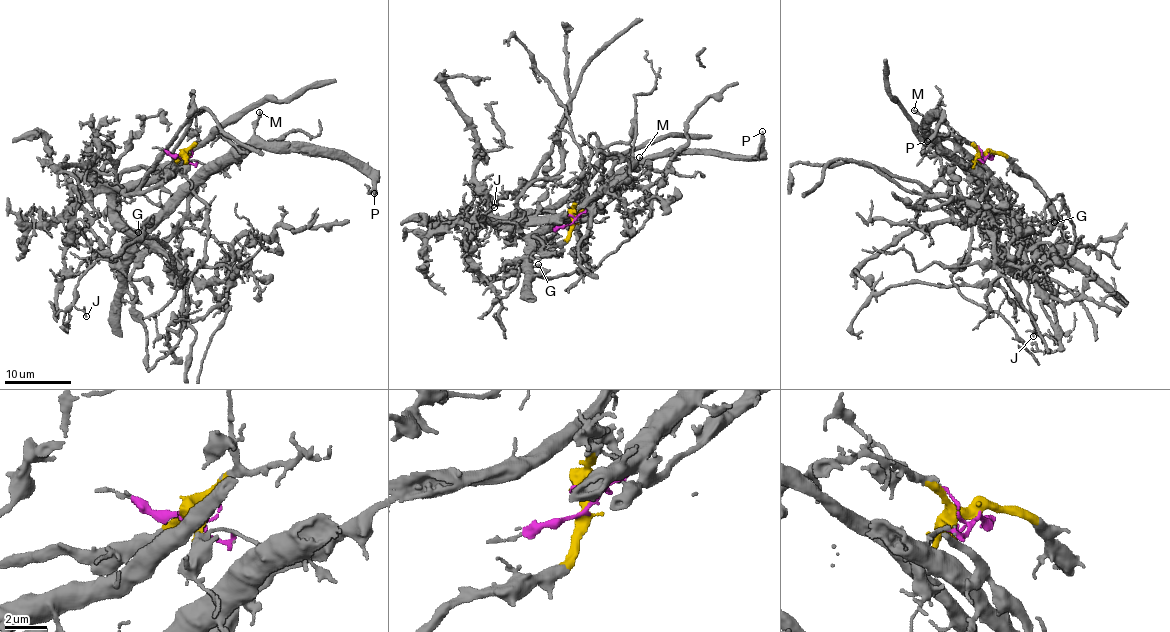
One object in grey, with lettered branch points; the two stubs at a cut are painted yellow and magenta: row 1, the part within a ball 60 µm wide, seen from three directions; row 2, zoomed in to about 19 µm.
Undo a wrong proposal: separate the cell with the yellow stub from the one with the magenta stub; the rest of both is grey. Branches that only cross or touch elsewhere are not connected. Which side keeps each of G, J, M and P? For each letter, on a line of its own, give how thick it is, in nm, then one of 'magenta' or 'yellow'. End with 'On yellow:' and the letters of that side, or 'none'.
G: calibre 200 nm; yellow
J: calibre 90 nm; magenta
M: calibre 160 nm; magenta
P: calibre 300 nm; magenta
On yellow: G

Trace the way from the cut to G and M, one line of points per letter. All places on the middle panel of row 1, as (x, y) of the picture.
G: (572, 222), (570, 235), (565, 240), (536, 248), (514, 266), (514, 272), (539, 263)
M: (572, 222), (625, 171), (639, 164), (639, 157)

